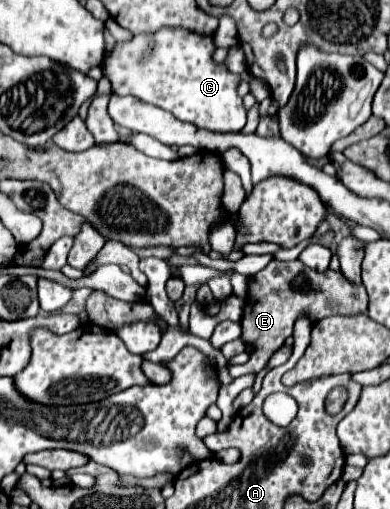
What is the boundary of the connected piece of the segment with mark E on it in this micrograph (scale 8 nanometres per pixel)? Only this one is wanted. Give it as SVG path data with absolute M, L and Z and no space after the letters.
M271 260L261 272L249 278L249 294L245 298L245 310L243 310L243 340L255 342L255 354L251 354L247 364L229 364L231 378L237 378L241 374L249 372L261 372L273 352L277 352L285 338L293 334L293 324L301 316L301 312L307 312L311 322L331 316L331 314L359 314L367 310L365 290L363 286L349 284L347 278L341 272L325 270L315 272L307 266L303 266L299 260L293 262L281 262Z

